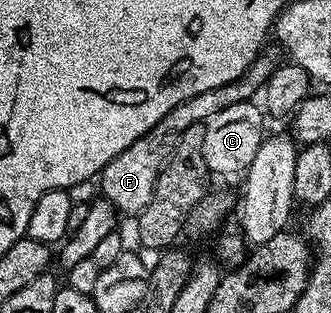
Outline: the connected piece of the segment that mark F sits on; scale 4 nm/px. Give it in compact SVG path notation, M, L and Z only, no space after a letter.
M263 51L255 57L254 62L248 67L248 71L244 71L244 75L240 75L240 79L236 79L232 83L224 83L220 87L212 87L212 91L204 91L200 95L187 101L181 101L179 105L172 107L172 111L168 111L168 115L164 115L164 119L160 119L160 123L156 123L156 127L152 127L152 131L140 135L140 139L136 139L136 143L132 143L132 147L124 147L124 151L120 151L120 155L116 155L116 159L112 159L112 163L105 165L100 174L101 196L110 201L119 214L137 215L142 213L144 207L148 207L148 203L152 203L156 179L166 165L166 160L172 155L176 143L180 143L180 135L184 135L184 131L188 131L188 127L192 127L192 123L205 123L216 115L220 115L220 111L225 111L227 107L236 107L236 103L244 103L257 98L263 85L279 64L279 58L274 58L269 51Z

